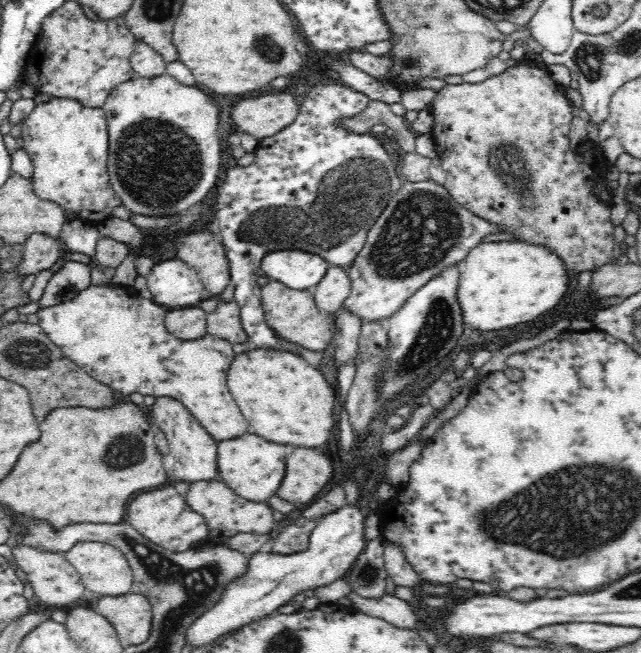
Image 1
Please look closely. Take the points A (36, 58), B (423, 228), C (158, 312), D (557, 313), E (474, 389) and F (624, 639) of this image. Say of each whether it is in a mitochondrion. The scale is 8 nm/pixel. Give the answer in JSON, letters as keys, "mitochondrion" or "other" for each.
{"A":"other","B":"mitochondrion","C":"other","D":"other","E":"other","F":"other"}

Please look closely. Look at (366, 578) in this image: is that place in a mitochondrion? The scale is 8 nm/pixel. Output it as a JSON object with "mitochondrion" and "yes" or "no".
{"mitochondrion":"yes"}

